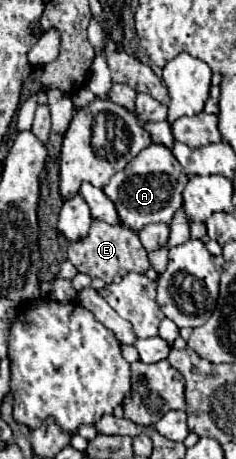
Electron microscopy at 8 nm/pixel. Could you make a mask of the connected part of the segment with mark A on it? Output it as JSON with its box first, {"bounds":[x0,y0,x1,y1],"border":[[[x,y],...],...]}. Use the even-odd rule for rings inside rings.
{"bounds":[104,142,188,230],"border":[[[152,142],[138,156],[134,156],[122,172],[116,172],[112,180],[104,186],[106,196],[116,204],[120,220],[132,230],[140,230],[144,224],[166,222],[170,224],[176,208],[182,204],[182,192],[188,178],[182,172],[180,164],[172,156],[172,150]]]}

